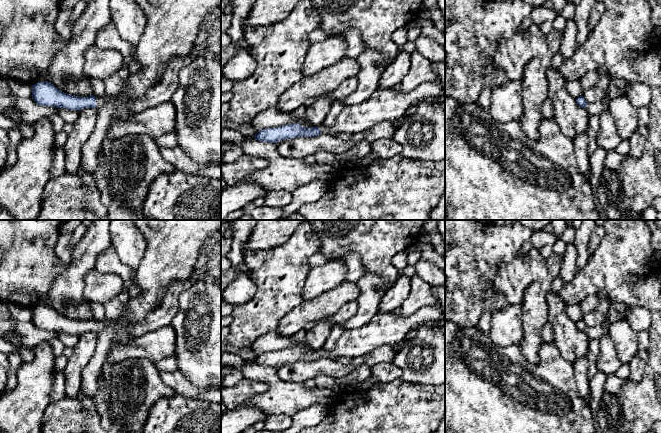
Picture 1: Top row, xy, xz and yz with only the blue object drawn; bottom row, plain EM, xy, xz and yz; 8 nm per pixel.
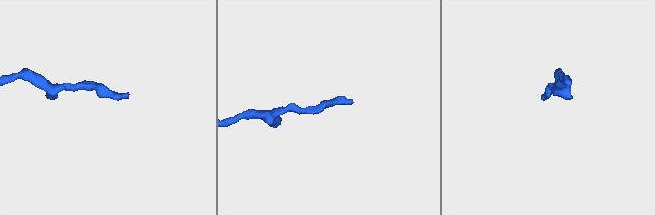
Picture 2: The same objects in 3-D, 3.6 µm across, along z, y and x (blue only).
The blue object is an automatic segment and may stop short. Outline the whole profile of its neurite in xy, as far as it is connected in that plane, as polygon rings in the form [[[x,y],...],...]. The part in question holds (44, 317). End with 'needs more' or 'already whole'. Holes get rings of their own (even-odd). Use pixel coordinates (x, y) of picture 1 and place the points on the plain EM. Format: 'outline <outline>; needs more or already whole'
outline [[[133,220],[133,222],[143,233],[147,248],[134,275],[134,283],[142,292],[138,296],[129,297],[121,315],[124,319],[103,322],[96,322],[93,319],[73,320],[58,314],[52,307],[38,306],[32,309],[32,322],[38,329],[80,335],[84,332],[100,332],[112,327],[116,333],[111,347],[129,345],[135,338],[132,328],[160,308],[166,291],[172,283],[184,281],[190,276],[205,240],[221,229],[221,220]]]; needs more

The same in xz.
outline [[[439,304],[422,307],[409,316],[399,313],[377,313],[368,323],[356,329],[343,330],[330,351],[306,352],[299,347],[268,352],[254,360],[258,365],[276,367],[296,361],[314,361],[320,358],[359,358],[382,346],[395,346],[421,322],[445,317]]]; needs more

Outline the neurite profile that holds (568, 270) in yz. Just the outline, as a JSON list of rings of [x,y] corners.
[[[574,243],[567,244],[566,250],[562,257],[563,260],[560,270],[560,277],[565,284],[570,282],[577,273],[576,262],[578,258],[578,251]]]

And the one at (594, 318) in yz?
[[[592,310],[583,315],[582,320],[588,328],[596,327],[604,322],[605,316],[597,310]]]

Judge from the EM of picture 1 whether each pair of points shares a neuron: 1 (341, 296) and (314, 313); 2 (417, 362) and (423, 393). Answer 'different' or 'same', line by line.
1: same
2: different

